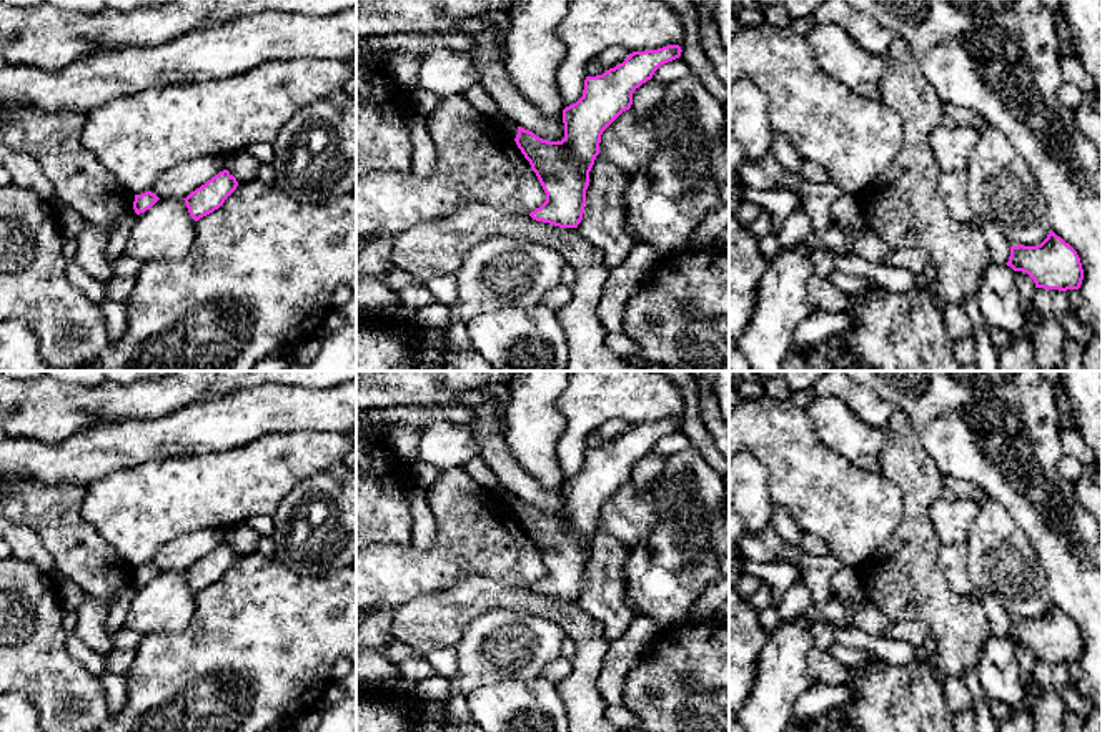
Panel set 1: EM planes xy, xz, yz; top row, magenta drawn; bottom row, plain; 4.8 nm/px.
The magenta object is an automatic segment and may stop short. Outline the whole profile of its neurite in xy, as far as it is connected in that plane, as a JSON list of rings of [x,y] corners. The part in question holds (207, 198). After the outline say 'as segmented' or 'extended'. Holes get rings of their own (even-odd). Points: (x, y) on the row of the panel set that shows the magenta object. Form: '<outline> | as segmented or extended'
[[[228,170],[220,171],[205,185],[183,198],[190,216],[198,221],[200,218],[213,213],[236,190],[236,186],[238,181],[230,175]]] | as segmented

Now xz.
[[[679,45],[633,52],[603,75],[586,77],[583,96],[563,110],[561,141],[543,140],[518,126],[514,141],[546,193],[546,201],[529,213],[533,220],[578,228],[603,131],[631,108],[634,90],[651,80],[661,65],[679,58],[681,52]]] | as segmented

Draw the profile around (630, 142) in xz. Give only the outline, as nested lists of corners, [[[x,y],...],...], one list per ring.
[[[659,103],[644,115],[633,108],[623,111],[601,135],[599,153],[623,170],[631,180],[646,170],[659,150],[654,113]]]

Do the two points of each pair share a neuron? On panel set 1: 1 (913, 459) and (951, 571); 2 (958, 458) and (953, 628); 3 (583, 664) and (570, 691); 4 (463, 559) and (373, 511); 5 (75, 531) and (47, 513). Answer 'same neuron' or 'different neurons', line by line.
1: different neurons
2: different neurons
3: same neuron
4: different neurons
5: same neuron

